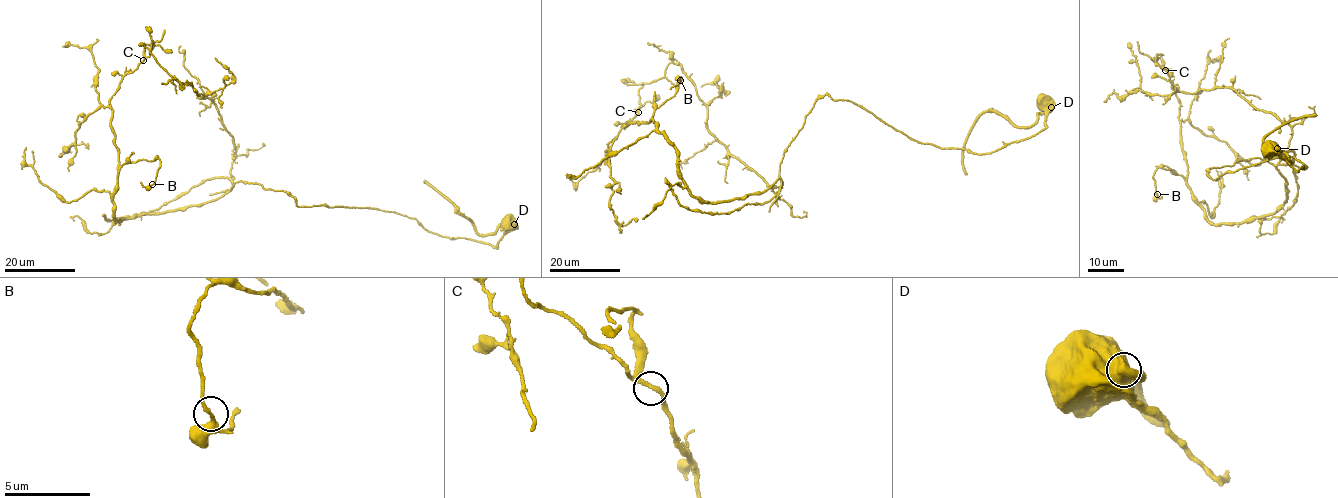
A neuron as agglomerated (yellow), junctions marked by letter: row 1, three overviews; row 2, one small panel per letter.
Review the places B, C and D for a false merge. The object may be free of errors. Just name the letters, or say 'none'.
D

